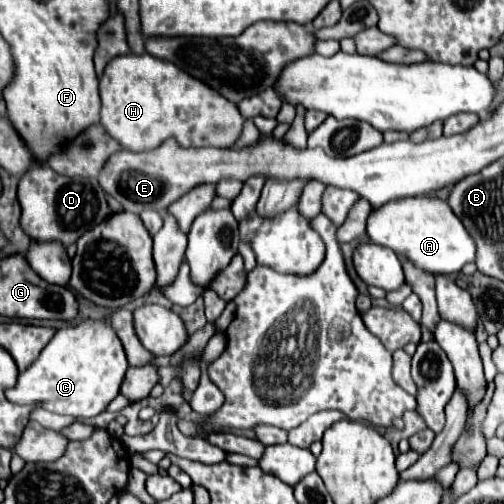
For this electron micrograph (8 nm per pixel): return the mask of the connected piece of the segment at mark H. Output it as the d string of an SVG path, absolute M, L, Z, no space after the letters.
M124 54L108 62L100 77L100 124L126 150L156 150L164 140L174 136L186 148L230 148L238 142L244 116L238 106L222 98L202 80L178 70L172 62L144 54Z

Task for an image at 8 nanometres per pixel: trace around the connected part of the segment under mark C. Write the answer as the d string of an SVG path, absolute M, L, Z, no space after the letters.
M84 320L76 326L60 328L36 362L18 376L18 384L6 390L6 398L14 404L28 406L42 402L50 412L70 414L84 420L104 412L118 396L126 370L128 360L110 320Z

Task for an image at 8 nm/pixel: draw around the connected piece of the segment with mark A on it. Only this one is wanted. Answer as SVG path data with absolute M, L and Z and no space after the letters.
M438 196L400 198L374 208L368 216L366 232L374 244L394 250L400 260L408 260L426 272L460 272L460 268L474 262L476 256L476 246L470 234L466 234L466 228L458 222L458 216L450 210L448 202Z

